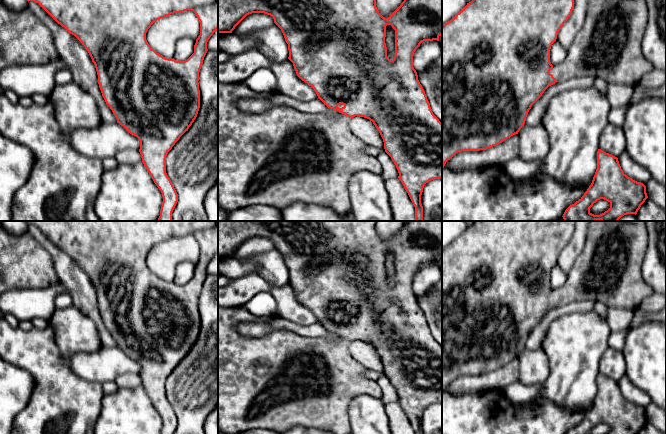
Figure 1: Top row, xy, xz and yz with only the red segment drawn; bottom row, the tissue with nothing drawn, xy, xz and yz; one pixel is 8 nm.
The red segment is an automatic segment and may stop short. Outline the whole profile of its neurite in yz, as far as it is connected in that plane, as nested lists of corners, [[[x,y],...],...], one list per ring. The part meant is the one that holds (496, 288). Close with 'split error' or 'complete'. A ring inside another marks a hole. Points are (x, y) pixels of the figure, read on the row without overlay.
[[[474,221],[453,243],[442,248],[442,393],[446,386],[458,376],[486,374],[518,358],[525,348],[532,329],[549,310],[556,306],[567,305],[573,301],[592,299],[604,303],[607,308],[635,310],[640,307],[645,298],[654,292],[642,275],[643,260],[648,244],[648,232],[644,221],[589,221],[583,251],[577,257],[571,269],[567,271],[565,284],[553,290],[550,286],[551,270],[556,265],[559,254],[570,241],[573,232],[574,221]]] | split error

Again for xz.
[[[218,221],[218,257],[232,257],[235,251],[249,238],[264,237],[274,243],[274,247],[281,253],[285,265],[288,268],[289,281],[293,287],[297,300],[311,310],[318,322],[330,333],[339,336],[338,340],[325,338],[310,338],[300,336],[288,330],[274,330],[265,336],[248,337],[241,335],[237,325],[242,321],[268,322],[269,316],[255,316],[244,305],[236,305],[232,308],[218,307],[218,431],[224,434],[245,432],[249,429],[269,429],[278,433],[286,432],[296,426],[306,428],[320,428],[334,434],[352,434],[348,407],[351,399],[359,394],[367,394],[377,399],[382,399],[382,390],[378,383],[364,376],[366,369],[356,362],[350,355],[350,343],[359,340],[373,346],[379,355],[385,376],[391,381],[399,397],[399,404],[407,415],[415,434],[423,434],[421,419],[426,407],[442,402],[442,347],[433,338],[425,315],[418,304],[418,299],[413,291],[413,280],[416,273],[424,265],[439,265],[442,259],[442,221],[405,221],[401,229],[388,241],[383,241],[376,231],[377,221]],[[391,249],[395,254],[395,280],[393,284],[387,281],[385,267],[386,250]]] | split error

